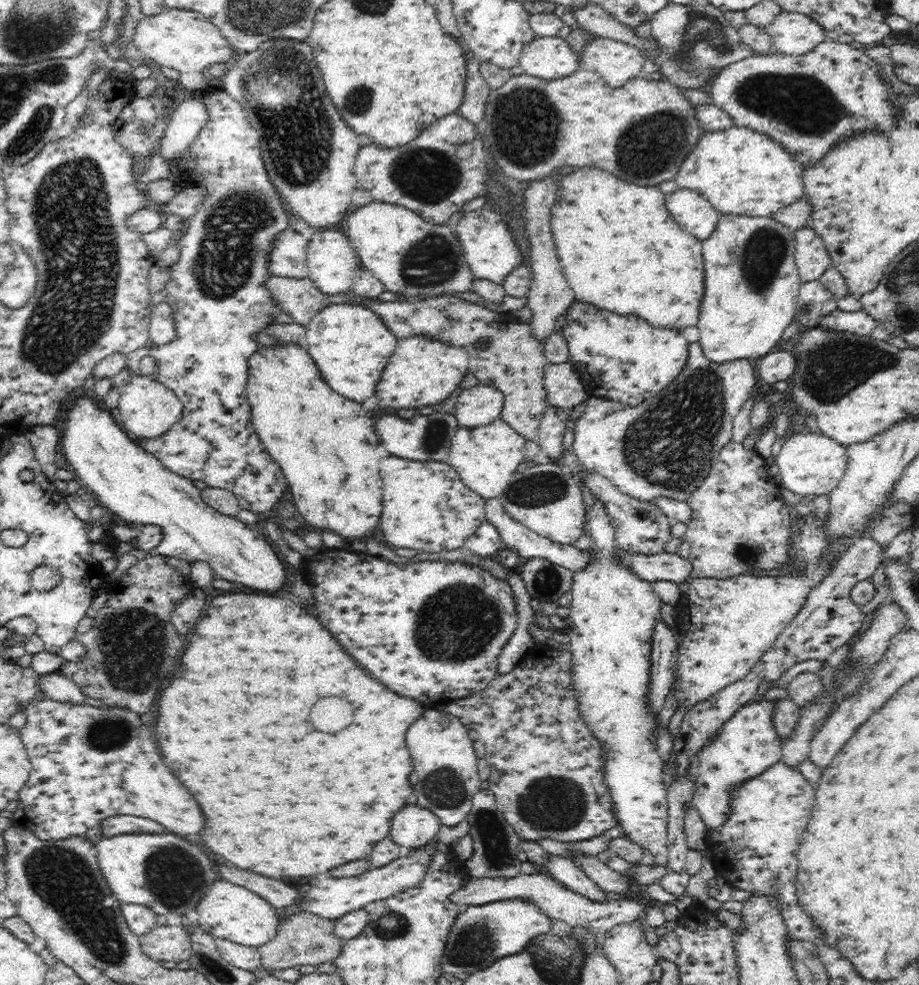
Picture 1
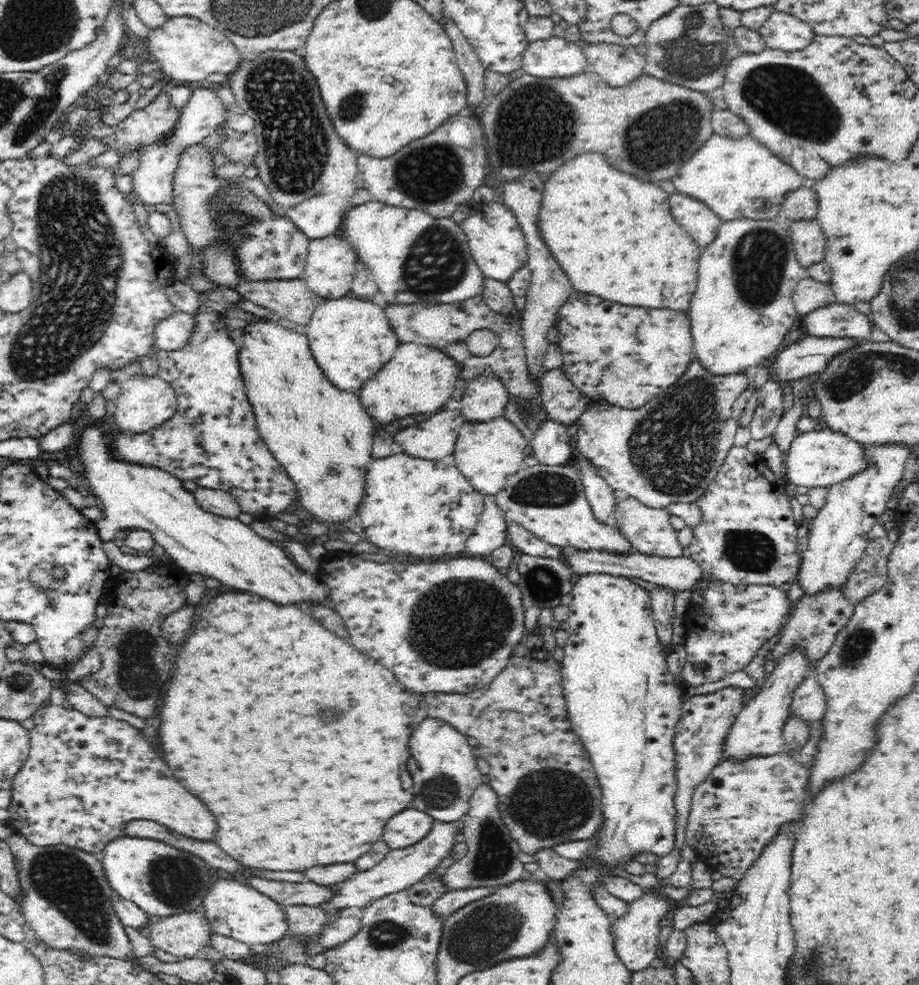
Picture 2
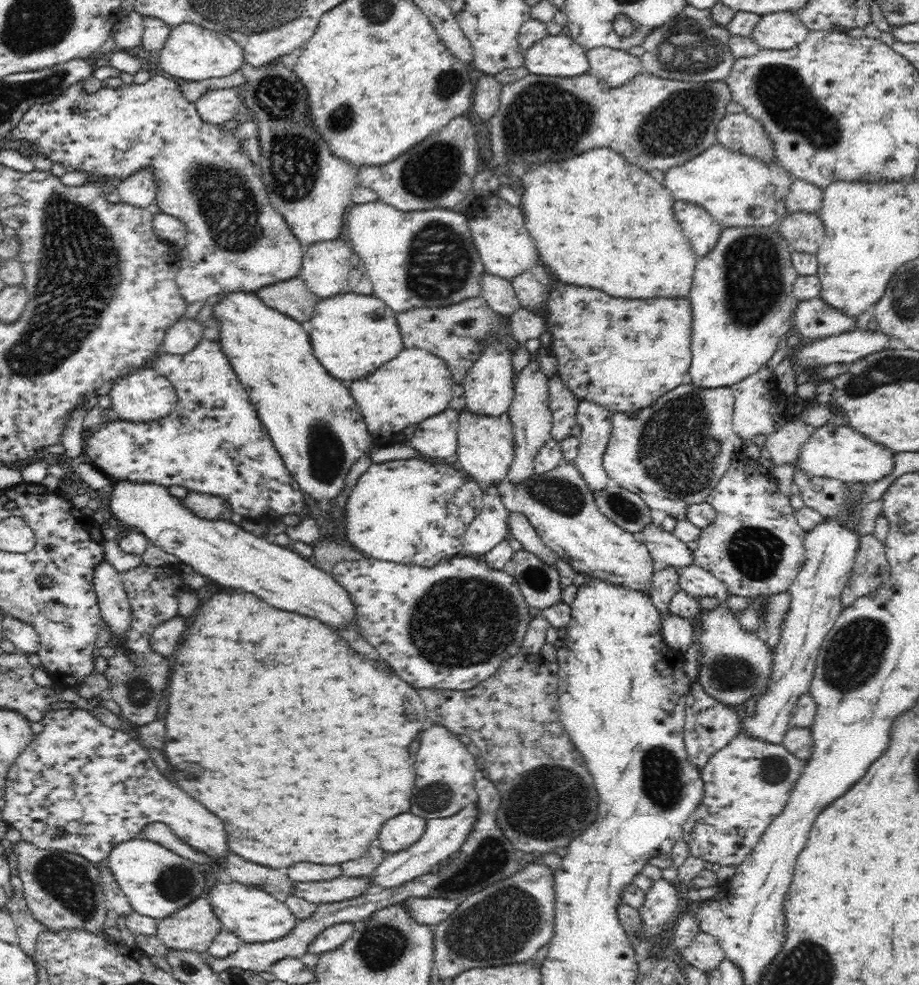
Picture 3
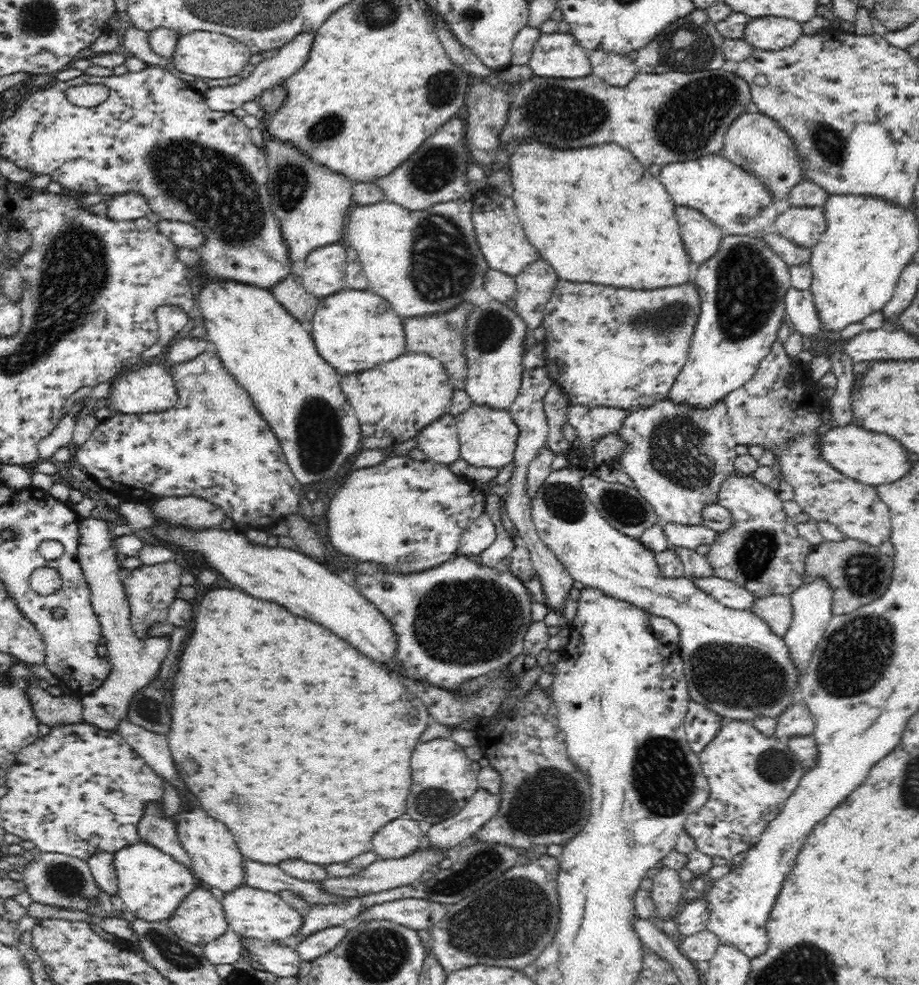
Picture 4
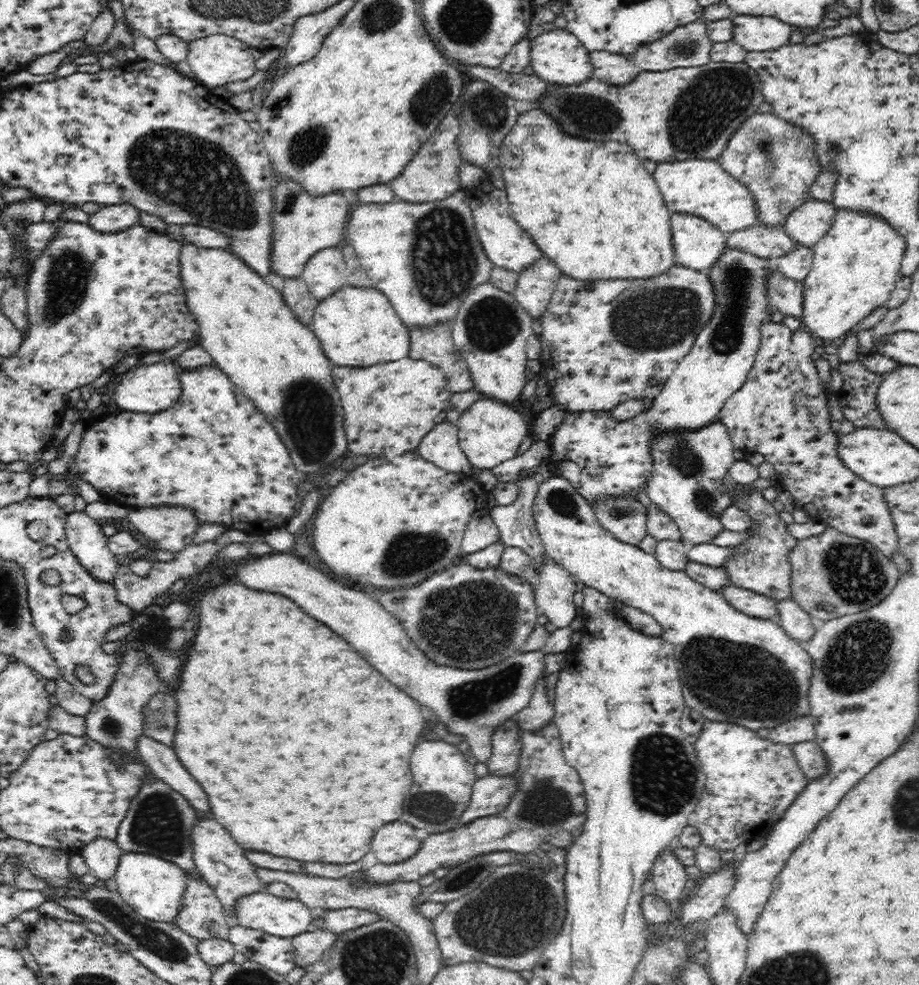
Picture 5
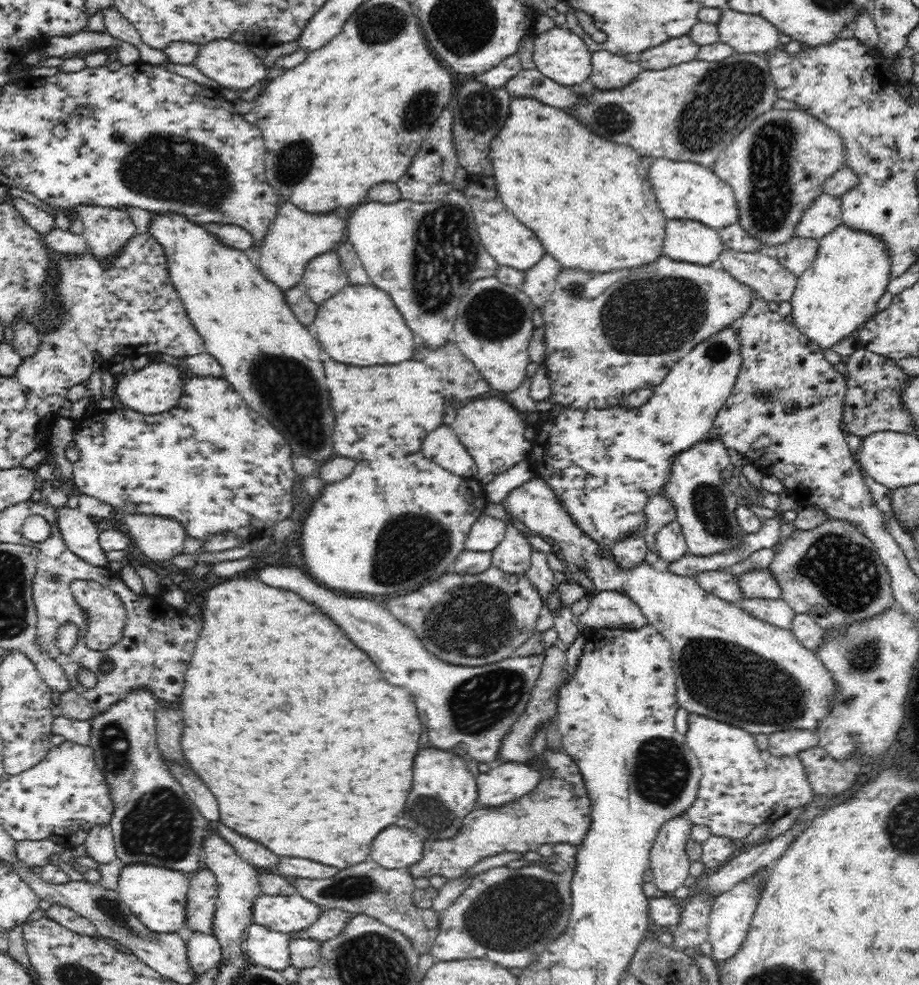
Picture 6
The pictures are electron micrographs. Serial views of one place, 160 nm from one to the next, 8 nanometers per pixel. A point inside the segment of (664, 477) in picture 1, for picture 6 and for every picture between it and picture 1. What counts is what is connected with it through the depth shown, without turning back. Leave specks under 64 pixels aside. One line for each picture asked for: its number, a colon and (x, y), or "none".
2: (657, 455)
3: (672, 454)
4: (677, 455)
5: (686, 481)
6: (704, 510)

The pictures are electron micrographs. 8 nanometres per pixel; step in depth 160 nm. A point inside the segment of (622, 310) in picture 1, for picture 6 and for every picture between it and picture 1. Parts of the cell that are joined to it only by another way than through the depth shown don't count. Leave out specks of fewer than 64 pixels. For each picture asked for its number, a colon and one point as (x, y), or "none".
2: (614, 235)
3: (596, 221)
4: (597, 215)
5: (591, 207)
6: (590, 203)

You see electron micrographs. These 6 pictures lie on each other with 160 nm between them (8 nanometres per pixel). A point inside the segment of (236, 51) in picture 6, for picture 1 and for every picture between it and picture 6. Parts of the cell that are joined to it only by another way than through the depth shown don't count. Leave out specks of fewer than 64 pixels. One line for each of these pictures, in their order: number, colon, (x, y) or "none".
1: (185, 40)
2: (188, 49)
3: (190, 52)
4: (203, 54)
5: (217, 59)

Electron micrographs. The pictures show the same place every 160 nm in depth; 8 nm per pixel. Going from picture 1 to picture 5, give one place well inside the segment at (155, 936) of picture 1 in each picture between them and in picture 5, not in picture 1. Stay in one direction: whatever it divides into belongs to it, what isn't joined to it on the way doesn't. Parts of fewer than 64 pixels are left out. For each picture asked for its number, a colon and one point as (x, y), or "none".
2: (184, 935)
3: (193, 928)
4: (199, 919)
5: (201, 915)

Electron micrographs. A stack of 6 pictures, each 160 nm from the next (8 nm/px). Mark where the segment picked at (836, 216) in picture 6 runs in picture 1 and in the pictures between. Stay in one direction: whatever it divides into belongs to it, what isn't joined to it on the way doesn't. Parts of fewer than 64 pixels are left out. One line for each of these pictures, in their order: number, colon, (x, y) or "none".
1: (812, 259)
2: (809, 240)
3: (804, 232)
4: (804, 226)
5: (810, 221)

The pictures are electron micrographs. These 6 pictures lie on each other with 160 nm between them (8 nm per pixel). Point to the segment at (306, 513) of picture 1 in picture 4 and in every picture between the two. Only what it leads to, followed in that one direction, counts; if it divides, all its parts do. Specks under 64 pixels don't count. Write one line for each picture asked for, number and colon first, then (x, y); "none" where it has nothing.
2: (322, 436)
3: (312, 419)
4: (262, 345)

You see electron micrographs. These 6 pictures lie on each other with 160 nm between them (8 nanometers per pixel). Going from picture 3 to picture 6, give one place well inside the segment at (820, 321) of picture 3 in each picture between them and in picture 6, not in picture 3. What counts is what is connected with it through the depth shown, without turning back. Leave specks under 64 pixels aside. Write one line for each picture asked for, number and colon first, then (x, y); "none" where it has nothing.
4: (801, 313)
5: (785, 294)
6: (769, 280)

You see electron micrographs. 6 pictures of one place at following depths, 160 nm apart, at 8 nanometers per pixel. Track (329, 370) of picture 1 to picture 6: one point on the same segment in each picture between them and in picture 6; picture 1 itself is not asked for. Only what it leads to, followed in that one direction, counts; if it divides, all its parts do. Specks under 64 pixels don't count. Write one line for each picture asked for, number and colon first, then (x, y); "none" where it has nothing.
2: (350, 338)
3: (354, 334)
4: (355, 330)
5: (356, 326)
6: (360, 325)

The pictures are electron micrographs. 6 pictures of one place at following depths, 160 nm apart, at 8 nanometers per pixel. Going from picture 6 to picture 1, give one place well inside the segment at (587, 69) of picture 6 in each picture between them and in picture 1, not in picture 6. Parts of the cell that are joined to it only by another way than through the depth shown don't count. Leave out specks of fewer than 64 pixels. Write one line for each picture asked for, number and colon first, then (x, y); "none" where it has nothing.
1: (548, 58)
2: (548, 58)
3: (556, 55)
4: (558, 55)
5: (558, 57)

